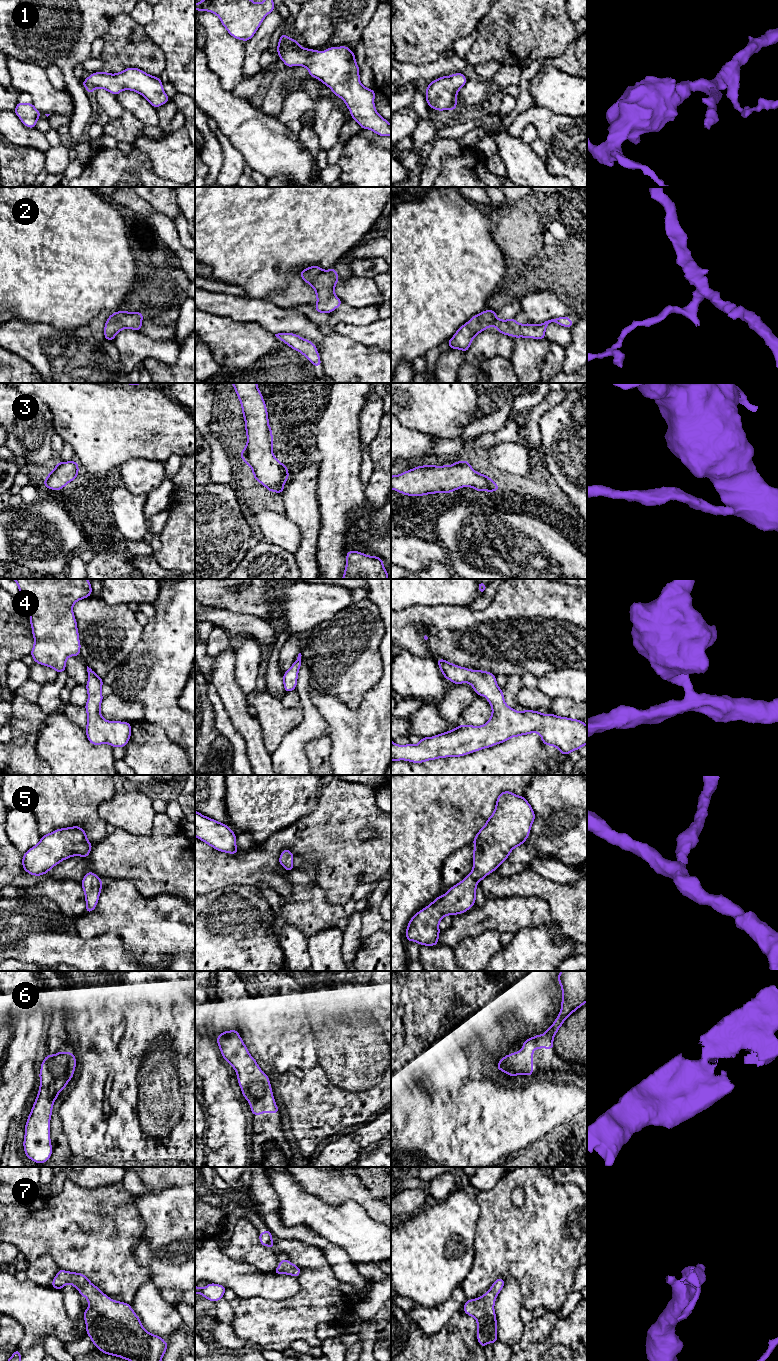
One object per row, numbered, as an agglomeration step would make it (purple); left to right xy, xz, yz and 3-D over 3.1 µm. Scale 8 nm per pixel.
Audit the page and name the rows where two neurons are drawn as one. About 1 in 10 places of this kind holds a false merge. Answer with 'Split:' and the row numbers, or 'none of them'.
Split: none of them

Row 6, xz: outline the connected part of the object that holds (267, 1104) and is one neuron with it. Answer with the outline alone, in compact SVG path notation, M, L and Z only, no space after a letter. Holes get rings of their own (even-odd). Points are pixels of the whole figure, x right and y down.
M237 1030L225 1031L218 1035L217 1044L225 1061L234 1068L243 1097L251 1106L253 1115L280 1113L277 1108L269 1076L250 1055Z

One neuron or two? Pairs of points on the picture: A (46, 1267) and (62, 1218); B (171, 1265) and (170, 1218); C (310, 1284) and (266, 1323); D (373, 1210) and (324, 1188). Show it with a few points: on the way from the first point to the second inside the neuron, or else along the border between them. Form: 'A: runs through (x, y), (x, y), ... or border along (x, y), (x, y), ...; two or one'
A: border along (30, 1262), (43, 1255), (50, 1255), (60, 1268); two
B: runs through (171, 1253), (171, 1230); one
C: runs through (307, 1298), (280, 1323); one
D: runs through (362, 1198), (352, 1188), (336, 1188); one

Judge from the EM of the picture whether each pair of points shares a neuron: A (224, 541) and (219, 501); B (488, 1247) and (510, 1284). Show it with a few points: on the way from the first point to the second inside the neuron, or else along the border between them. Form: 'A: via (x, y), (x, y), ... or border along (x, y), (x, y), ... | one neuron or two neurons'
A: via (219, 531), (219, 511) | one neuron
B: border along (507, 1278), (516, 1281), (521, 1298) | two neurons

